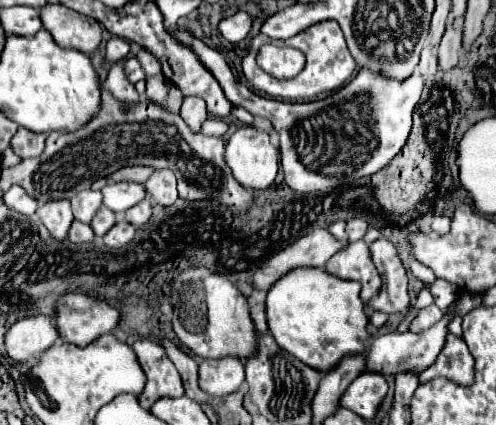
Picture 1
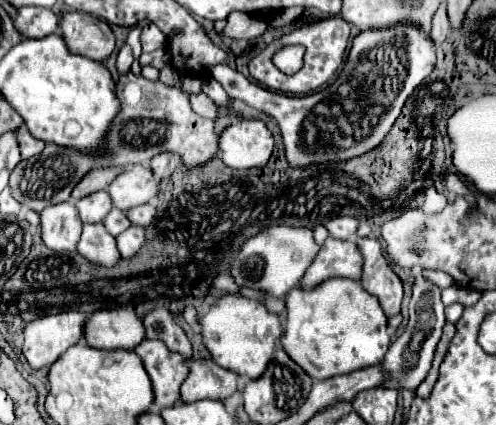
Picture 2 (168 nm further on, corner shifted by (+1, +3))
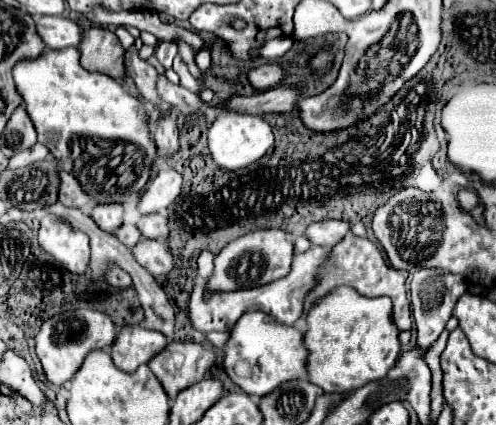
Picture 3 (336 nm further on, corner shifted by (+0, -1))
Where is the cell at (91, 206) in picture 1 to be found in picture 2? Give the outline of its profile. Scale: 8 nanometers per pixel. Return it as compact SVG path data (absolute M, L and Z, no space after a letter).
M106 191L90 193L90 195L74 201L74 205L78 209L82 223L100 223L112 209L112 201Z

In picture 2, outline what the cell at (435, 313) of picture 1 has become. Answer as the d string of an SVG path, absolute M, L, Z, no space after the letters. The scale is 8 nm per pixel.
M416 279L412 289L412 299L408 305L410 321L404 329L404 333L390 345L386 357L384 357L384 369L388 371L388 379L382 383L382 387L394 387L394 389L416 389L420 381L426 377L432 357L436 351L436 345L442 337L442 327L446 323L444 319L444 305L440 301L440 289L426 283L424 279Z

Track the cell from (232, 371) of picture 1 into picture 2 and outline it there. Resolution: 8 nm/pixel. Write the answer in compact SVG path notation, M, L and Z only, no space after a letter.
M196 359L190 363L190 373L180 389L182 401L214 399L224 401L238 387L238 373L216 365L212 359Z

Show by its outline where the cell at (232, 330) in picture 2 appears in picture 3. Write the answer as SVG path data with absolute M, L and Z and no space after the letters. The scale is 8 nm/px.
M261 311L245 313L231 331L231 337L227 345L223 347L225 359L223 367L227 375L247 393L255 397L265 397L273 389L281 387L283 383L297 381L297 379L309 379L305 361L309 351L303 345L303 333L295 327L281 325L271 315L265 315Z

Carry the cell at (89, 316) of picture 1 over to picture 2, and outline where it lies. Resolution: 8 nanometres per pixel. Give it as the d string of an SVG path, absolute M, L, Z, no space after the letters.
M126 309L94 311L84 325L84 339L96 349L134 349L144 337L142 319Z

